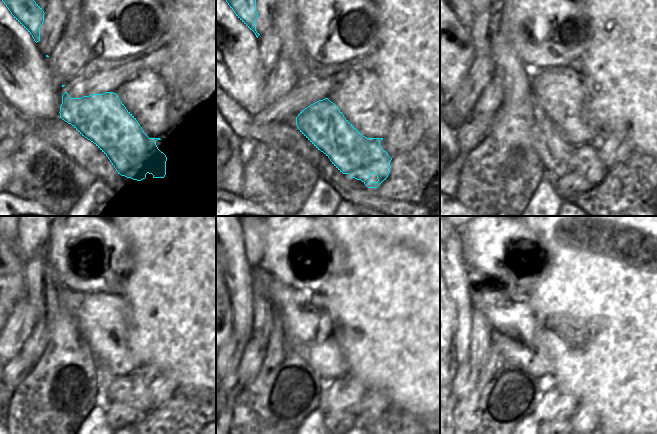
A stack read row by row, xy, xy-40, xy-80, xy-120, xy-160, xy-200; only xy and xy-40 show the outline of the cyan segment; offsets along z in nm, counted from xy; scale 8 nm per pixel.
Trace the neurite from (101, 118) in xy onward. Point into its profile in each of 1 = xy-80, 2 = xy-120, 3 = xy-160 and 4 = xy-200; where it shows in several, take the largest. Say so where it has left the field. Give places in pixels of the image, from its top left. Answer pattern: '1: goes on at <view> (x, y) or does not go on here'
1: goes on at xy-80 (555, 152)
2: goes on at xy-120 (104, 379)
3: goes on at xy-160 (326, 383)
4: goes on at xy-200 (550, 386)

